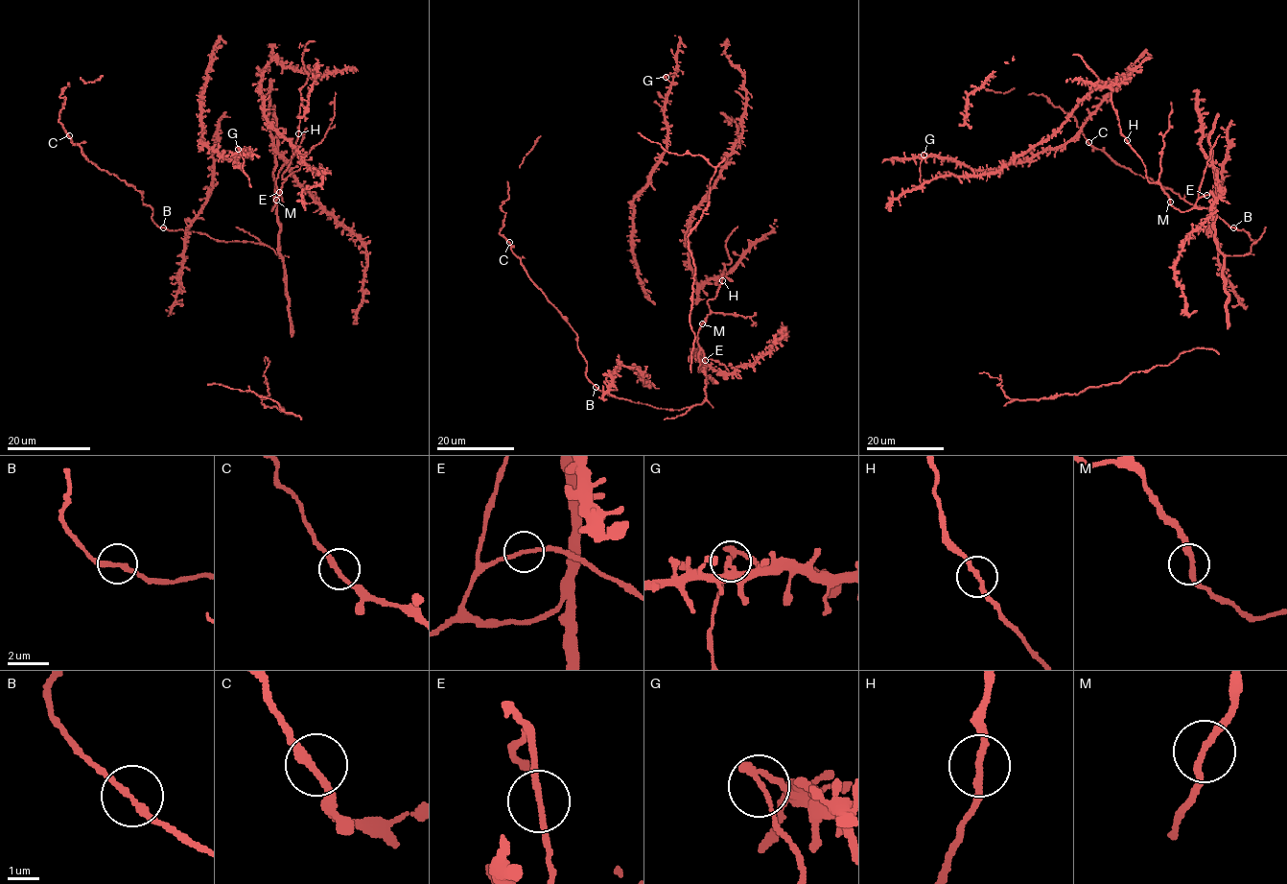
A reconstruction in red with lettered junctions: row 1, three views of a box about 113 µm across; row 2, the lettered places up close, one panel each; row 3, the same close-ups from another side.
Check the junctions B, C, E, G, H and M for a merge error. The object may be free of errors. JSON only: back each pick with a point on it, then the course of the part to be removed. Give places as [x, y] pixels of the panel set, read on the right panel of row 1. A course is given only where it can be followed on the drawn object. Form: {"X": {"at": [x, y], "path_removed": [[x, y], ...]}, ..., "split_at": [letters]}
{"G": {"at": [924, 155], "path_removed": [[923, 155], [920, 165], [923, 190]]}, "split_at": ["G"]}

